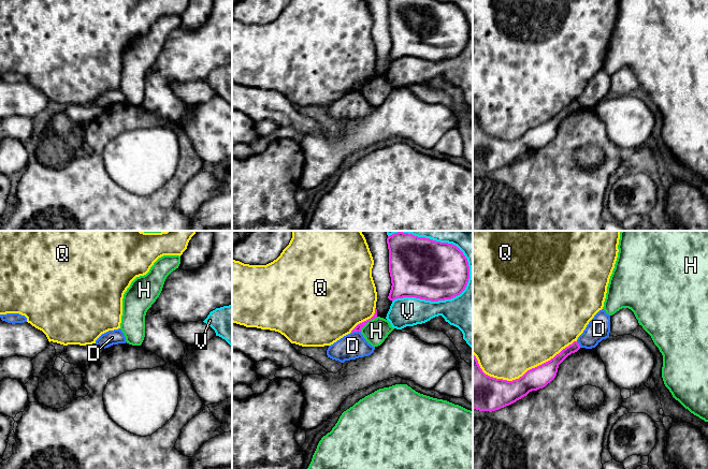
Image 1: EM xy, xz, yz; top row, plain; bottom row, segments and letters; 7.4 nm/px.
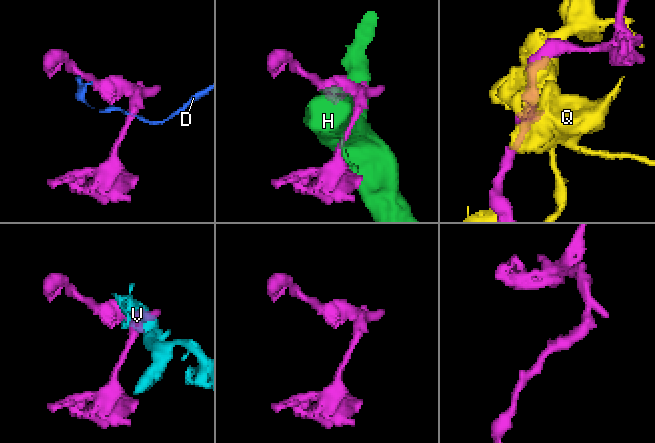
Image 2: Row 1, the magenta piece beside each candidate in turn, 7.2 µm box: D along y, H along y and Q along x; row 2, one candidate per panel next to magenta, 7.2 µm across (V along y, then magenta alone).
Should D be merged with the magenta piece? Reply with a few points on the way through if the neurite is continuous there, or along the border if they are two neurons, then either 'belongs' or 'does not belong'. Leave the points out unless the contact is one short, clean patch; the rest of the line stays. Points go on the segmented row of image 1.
along xz (360, 331), (351, 333) | does not belong

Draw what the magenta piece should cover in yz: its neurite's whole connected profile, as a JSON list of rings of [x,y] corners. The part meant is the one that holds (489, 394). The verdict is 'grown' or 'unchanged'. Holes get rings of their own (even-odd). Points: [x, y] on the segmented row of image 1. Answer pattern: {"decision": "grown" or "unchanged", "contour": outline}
{"decision": "unchanged", "contour": [[[574,341],[550,361],[512,381],[486,375],[473,354],[473,409],[492,412],[516,402],[532,391],[545,387],[555,378],[559,365],[580,348]]]}

